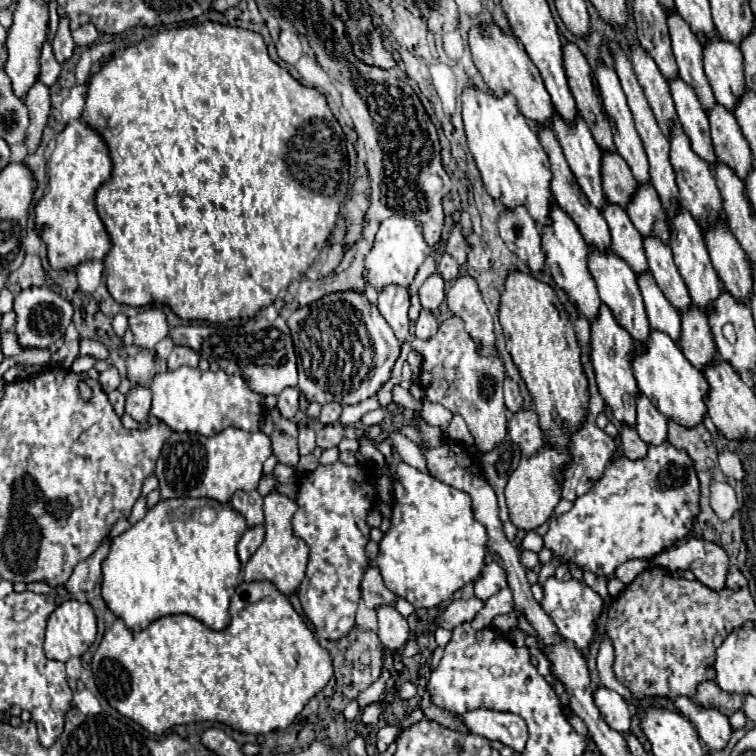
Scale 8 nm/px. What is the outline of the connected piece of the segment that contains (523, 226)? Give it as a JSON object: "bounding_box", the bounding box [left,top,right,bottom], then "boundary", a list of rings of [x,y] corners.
{"bounding_box":[498,209,546,275],"boundary":[[[504,209],[498,227],[506,247],[528,265],[534,275],[538,275],[546,265],[546,253],[542,251],[542,233],[532,217],[528,217],[526,209],[516,209],[516,213]]]}

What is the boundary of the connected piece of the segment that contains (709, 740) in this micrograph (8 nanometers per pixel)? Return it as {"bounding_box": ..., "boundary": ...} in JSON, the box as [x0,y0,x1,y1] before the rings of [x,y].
{"bounding_box":[672,697,732,751],"boundary":[[[676,697],[672,703],[694,723],[700,739],[708,745],[708,749],[722,751],[728,745],[732,727],[724,713],[720,713],[718,709],[702,709],[694,705],[690,697]]]}

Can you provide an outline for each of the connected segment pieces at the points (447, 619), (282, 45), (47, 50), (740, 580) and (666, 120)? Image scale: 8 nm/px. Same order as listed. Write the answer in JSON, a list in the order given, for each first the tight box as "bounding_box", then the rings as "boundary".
[{"bounding_box":[436,597,484,629],"boundary":[[[476,597],[472,599],[458,599],[454,601],[446,611],[436,615],[436,625],[444,627],[444,629],[454,629],[466,621],[472,621],[480,611],[482,611],[484,603]]]},{"bounding_box":[276,29,304,65],"boundary":[[[282,29],[280,39],[276,43],[276,49],[278,49],[280,59],[286,61],[288,65],[294,65],[304,53],[304,45],[302,45],[300,37],[292,29]]]},{"bounding_box":[38,43,60,87],"boundary":[[[46,43],[44,47],[42,47],[42,57],[40,57],[40,75],[38,75],[38,81],[40,83],[44,83],[46,87],[50,87],[50,85],[54,85],[54,81],[58,79],[58,75],[60,75],[60,63],[54,59],[54,55],[52,55],[52,45],[50,43]]]},{"bounding_box":[726,571,748,589],"boundary":[[[730,571],[728,573],[728,579],[726,579],[726,587],[728,589],[744,589],[744,587],[748,587],[748,581],[746,581],[746,577],[740,573],[740,571]]]},{"bounding_box":[632,47,676,137],"boundary":[[[642,47],[632,49],[632,65],[644,89],[644,95],[654,111],[658,127],[666,137],[670,137],[672,127],[676,125],[676,107],[670,95],[668,81],[662,77],[656,63],[652,61],[652,57],[648,57],[648,53]]]}]

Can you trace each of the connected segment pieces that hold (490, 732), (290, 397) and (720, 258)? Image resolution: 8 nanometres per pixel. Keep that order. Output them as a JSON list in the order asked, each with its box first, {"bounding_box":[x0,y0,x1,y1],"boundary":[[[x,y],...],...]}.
[{"bounding_box":[460,709,528,753],"boundary":[[[474,709],[460,715],[460,721],[470,733],[480,735],[488,741],[500,741],[502,745],[522,753],[528,741],[526,723],[514,713],[500,713],[490,709]]]},{"bounding_box":[276,387,300,419],"boundary":[[[288,387],[278,395],[278,405],[276,407],[280,409],[282,417],[288,417],[288,419],[294,417],[294,413],[298,411],[298,397],[300,397],[298,387]]]},{"bounding_box":[704,223,752,305],"boundary":[[[716,223],[704,235],[712,265],[724,289],[740,303],[750,305],[752,299],[752,267],[736,237],[724,223]]]}]

